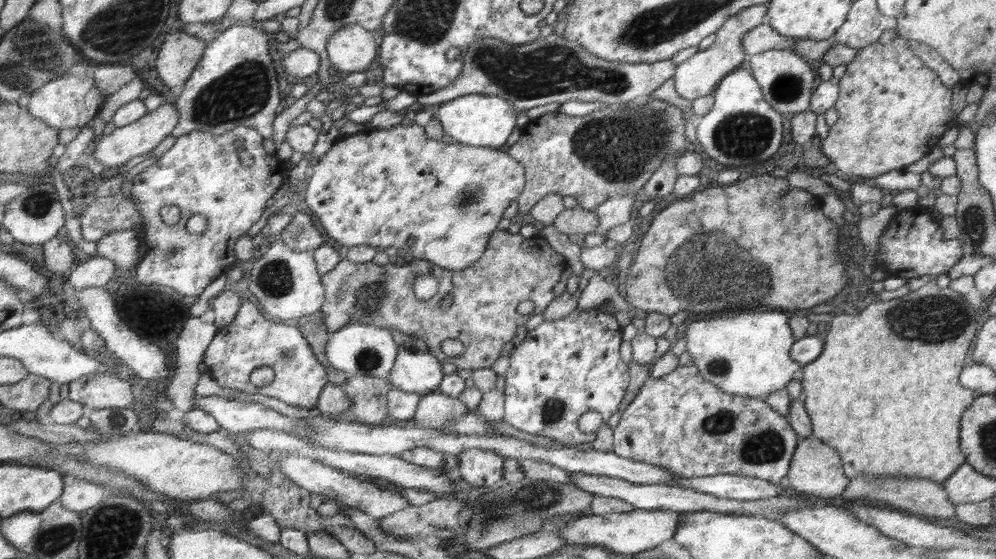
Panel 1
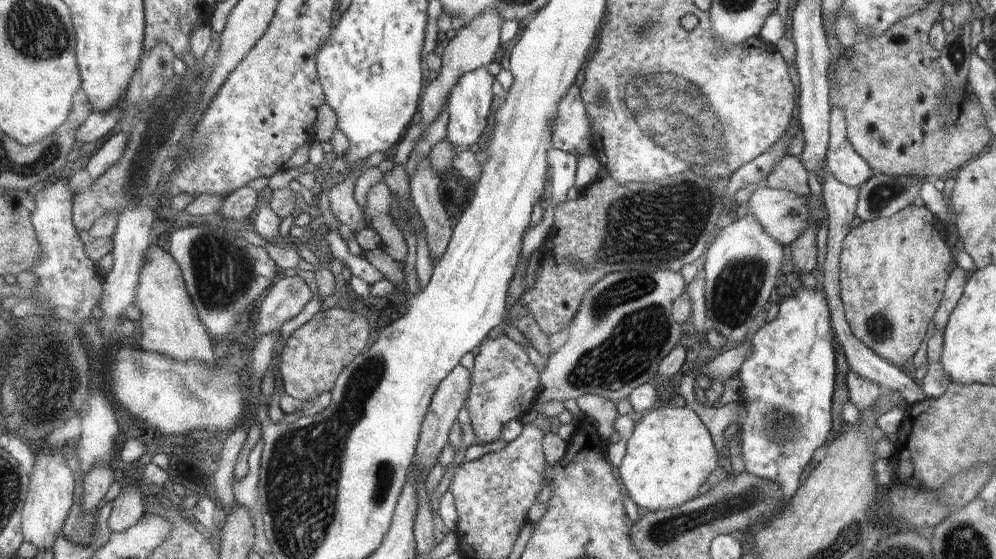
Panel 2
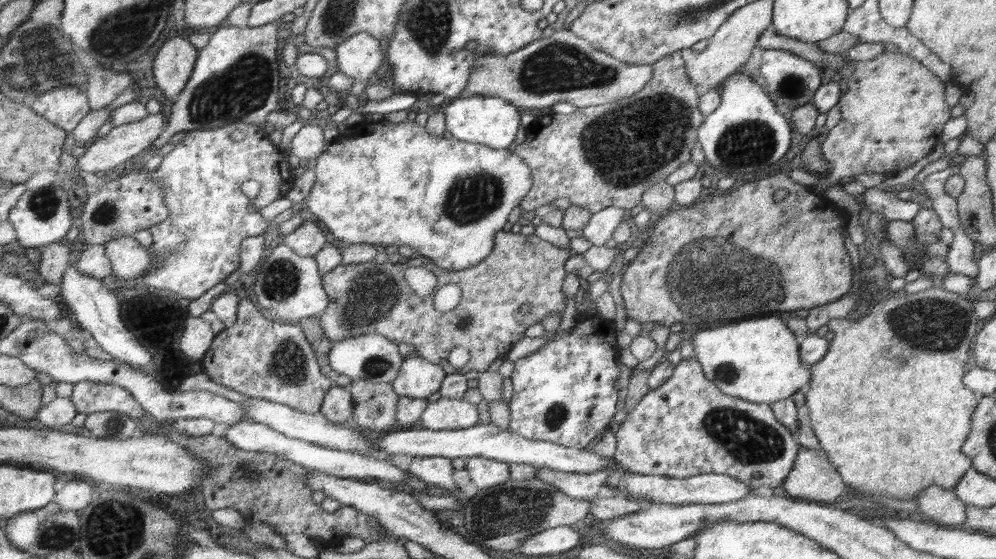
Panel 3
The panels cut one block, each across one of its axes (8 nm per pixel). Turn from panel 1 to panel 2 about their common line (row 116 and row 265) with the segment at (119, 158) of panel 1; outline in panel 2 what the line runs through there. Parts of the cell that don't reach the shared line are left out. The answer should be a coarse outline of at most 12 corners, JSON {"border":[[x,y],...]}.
{"border":[[148,249],[136,304],[144,348],[211,365],[215,338],[183,266]]}

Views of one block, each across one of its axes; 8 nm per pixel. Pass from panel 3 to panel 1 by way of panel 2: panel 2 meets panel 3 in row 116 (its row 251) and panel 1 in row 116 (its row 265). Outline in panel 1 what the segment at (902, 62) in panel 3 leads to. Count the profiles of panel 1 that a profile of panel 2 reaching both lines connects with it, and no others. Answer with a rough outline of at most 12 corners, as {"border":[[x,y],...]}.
{"border":[[900,35],[845,66],[821,141],[839,175],[928,154],[952,92]]}

